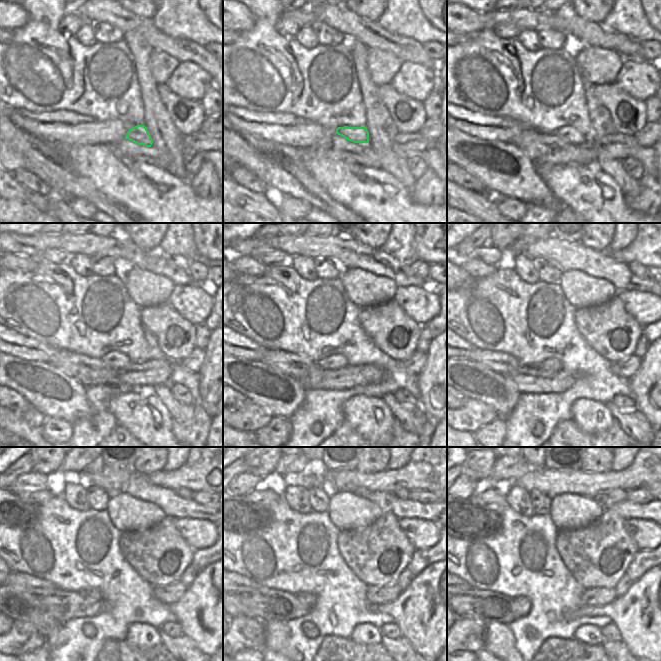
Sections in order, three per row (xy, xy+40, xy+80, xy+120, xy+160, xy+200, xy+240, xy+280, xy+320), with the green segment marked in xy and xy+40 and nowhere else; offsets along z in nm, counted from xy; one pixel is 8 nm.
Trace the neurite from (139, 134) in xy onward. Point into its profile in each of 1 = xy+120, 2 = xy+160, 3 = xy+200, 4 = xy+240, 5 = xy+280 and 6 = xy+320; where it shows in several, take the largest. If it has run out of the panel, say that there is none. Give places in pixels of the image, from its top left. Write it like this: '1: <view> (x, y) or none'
1: xy+120 (114, 360)
2: xy+160 (332, 362)
3: xy+200 (547, 367)
4: xy+240 (73, 611)
5: xy+280 (299, 608)
6: xy+320 (522, 607)

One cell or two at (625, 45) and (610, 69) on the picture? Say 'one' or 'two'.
two

